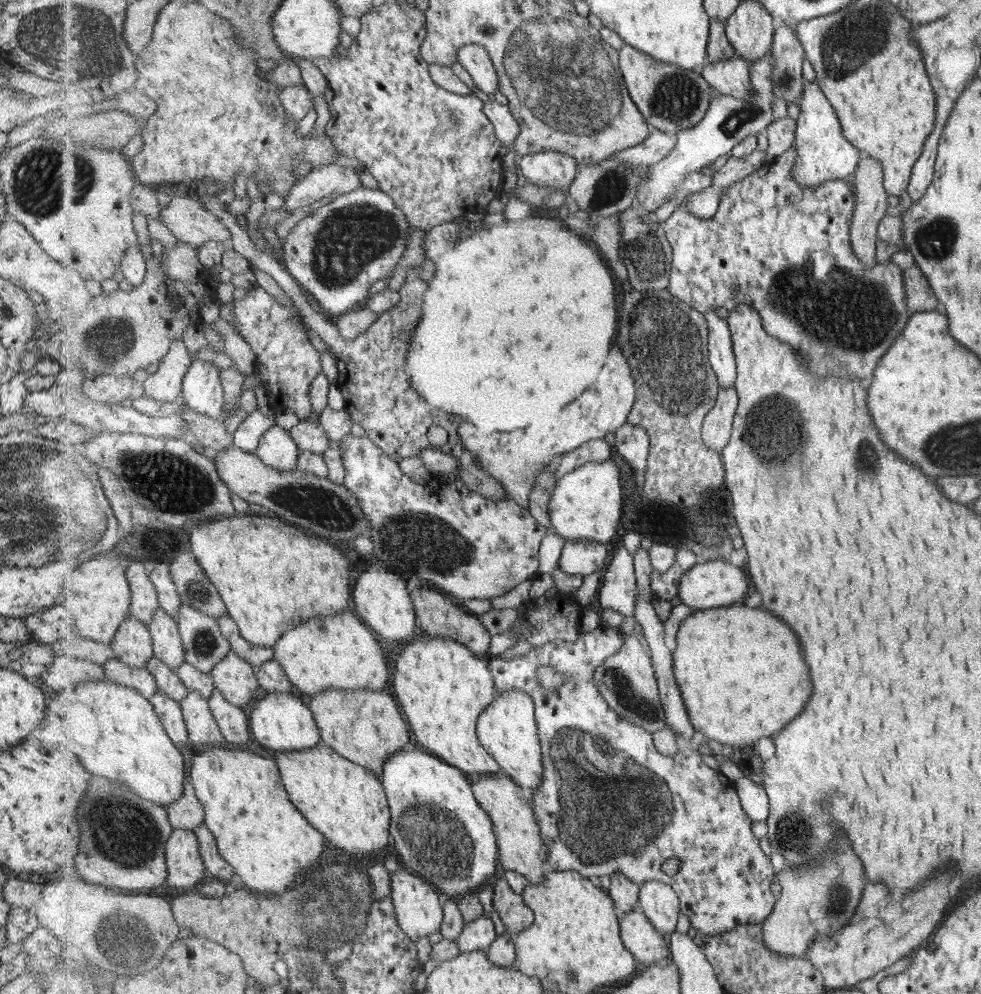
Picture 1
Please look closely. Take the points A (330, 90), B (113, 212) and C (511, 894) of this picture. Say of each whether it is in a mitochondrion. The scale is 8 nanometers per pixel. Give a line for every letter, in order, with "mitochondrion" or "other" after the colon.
A: other
B: other
C: other

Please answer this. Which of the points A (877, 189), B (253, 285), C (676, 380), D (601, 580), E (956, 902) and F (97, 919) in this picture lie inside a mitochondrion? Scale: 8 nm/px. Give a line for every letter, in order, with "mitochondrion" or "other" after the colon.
A: other
B: other
C: mitochondrion
D: other
E: other
F: mitochondrion

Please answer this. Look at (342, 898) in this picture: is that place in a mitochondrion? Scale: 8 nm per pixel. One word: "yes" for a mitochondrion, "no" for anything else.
yes

